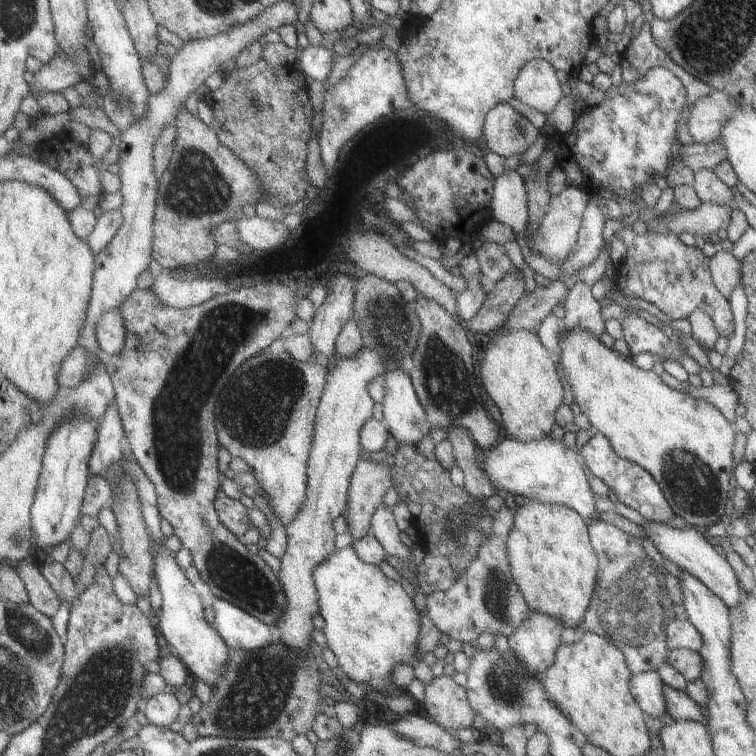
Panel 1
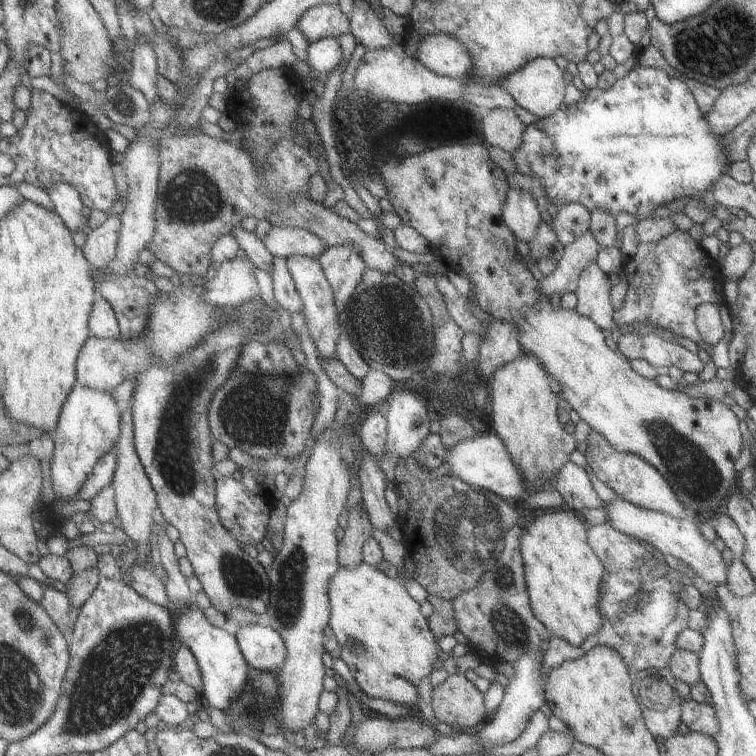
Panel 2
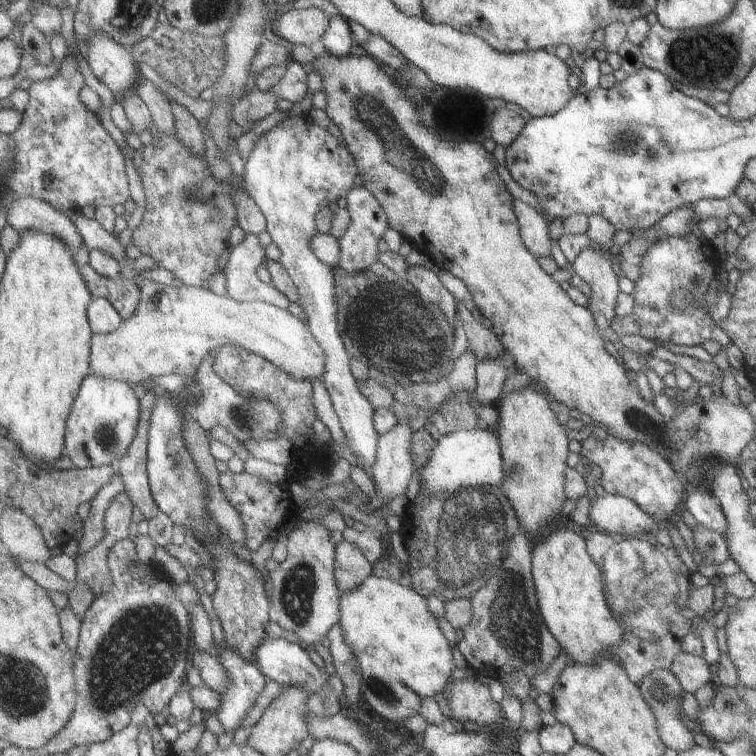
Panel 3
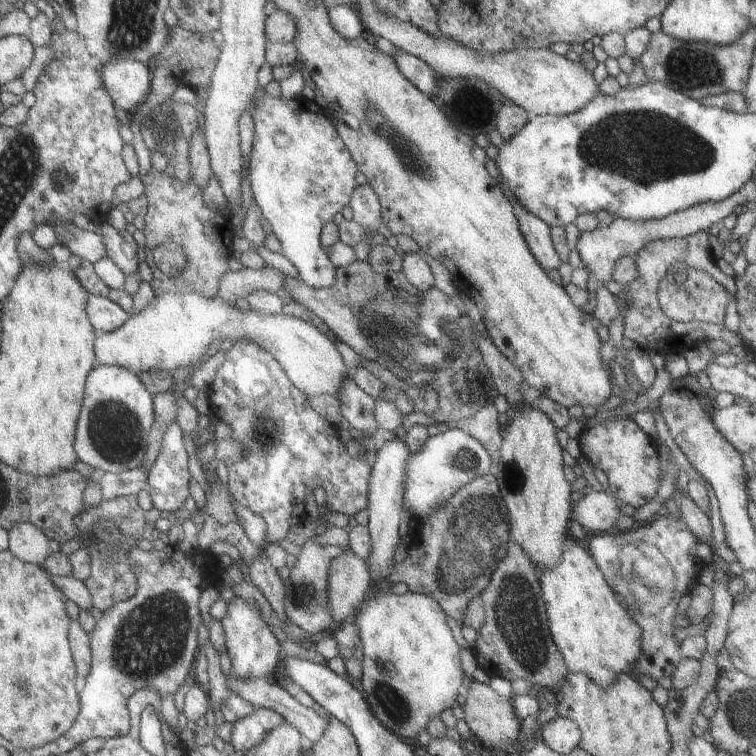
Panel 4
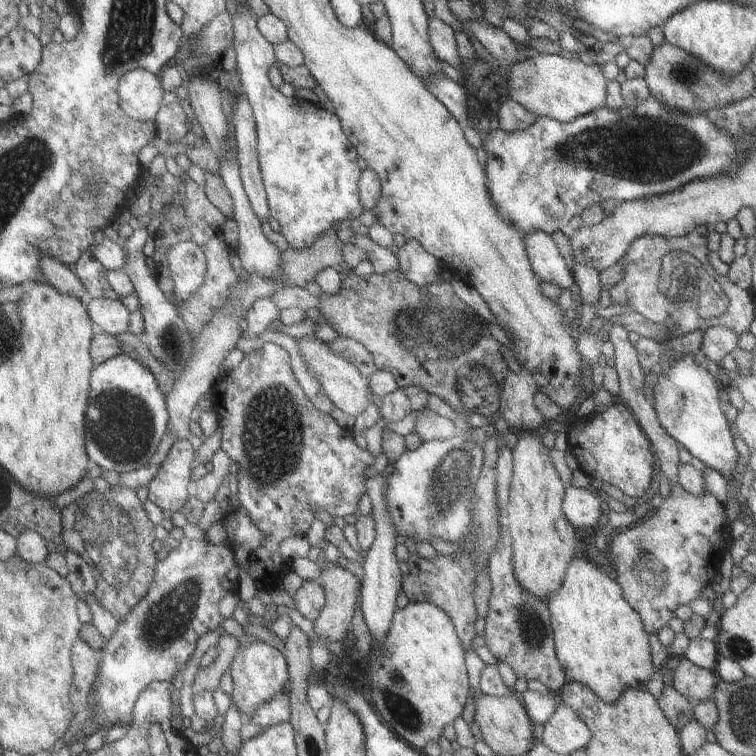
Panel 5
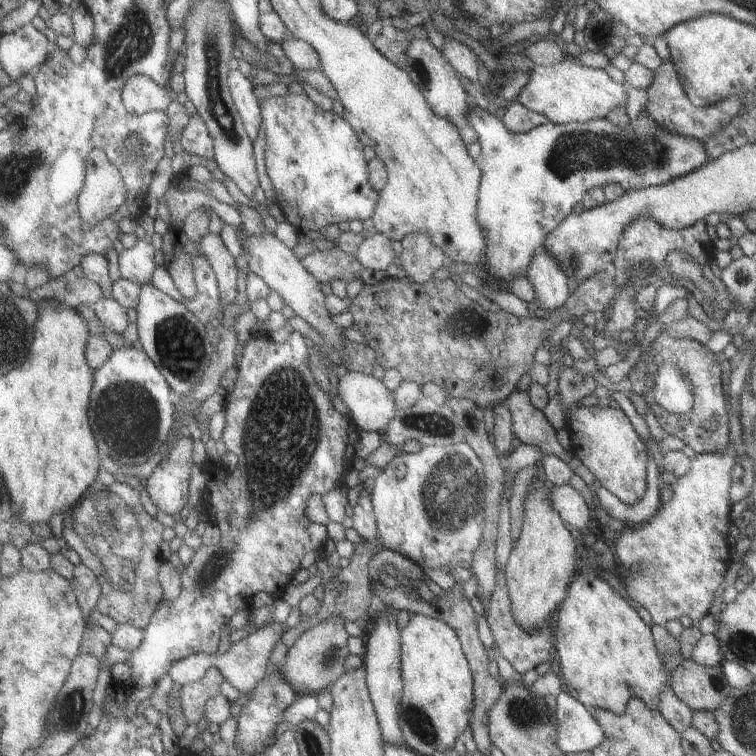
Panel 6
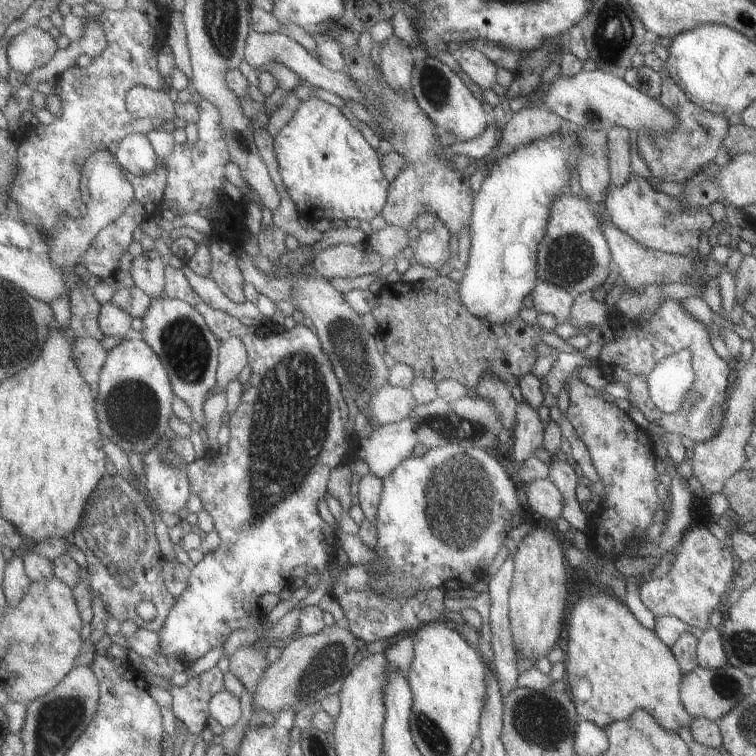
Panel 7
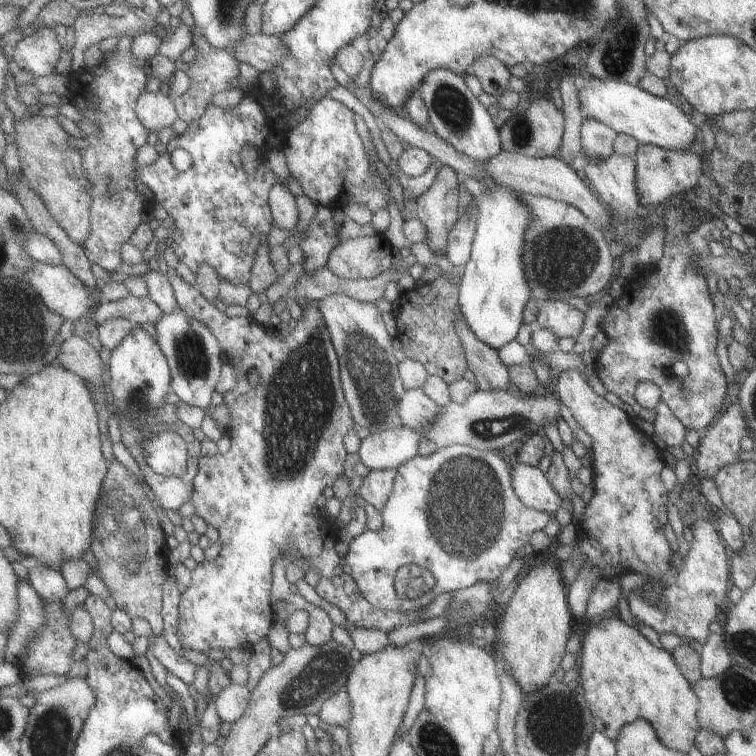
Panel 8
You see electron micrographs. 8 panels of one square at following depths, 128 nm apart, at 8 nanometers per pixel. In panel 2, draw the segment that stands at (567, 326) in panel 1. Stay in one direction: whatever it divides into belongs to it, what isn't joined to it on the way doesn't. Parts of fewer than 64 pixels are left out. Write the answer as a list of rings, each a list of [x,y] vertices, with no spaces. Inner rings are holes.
[[[591,262],[581,270],[573,292],[577,299],[574,312],[591,320],[597,329],[613,328],[614,323],[615,313],[608,298],[611,286],[605,278],[607,274],[602,273],[595,262]]]

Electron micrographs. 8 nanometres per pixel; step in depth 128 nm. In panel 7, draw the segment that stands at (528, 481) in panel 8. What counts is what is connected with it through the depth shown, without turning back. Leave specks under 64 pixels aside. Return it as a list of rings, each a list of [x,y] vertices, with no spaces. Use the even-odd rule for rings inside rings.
[[[547,478],[531,482],[524,491],[533,514],[553,521],[560,517],[564,501],[561,492]]]

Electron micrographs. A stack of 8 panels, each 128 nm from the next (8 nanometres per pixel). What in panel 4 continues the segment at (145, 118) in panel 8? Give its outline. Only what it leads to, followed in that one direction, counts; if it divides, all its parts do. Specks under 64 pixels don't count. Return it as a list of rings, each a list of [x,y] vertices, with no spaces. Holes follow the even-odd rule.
[[[122,57],[112,59],[102,68],[102,80],[124,117],[146,102],[151,93],[152,78],[150,65]]]

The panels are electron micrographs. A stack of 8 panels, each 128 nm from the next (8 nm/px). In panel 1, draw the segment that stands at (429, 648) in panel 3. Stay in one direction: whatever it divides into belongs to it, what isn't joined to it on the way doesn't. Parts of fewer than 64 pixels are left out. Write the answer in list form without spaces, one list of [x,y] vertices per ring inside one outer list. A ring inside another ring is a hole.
[[[348,546],[335,550],[325,563],[314,569],[315,587],[318,589],[318,604],[321,605],[320,615],[324,619],[323,636],[332,653],[338,660],[338,668],[349,680],[355,683],[367,683],[374,690],[391,689],[393,670],[400,663],[415,666],[422,658],[417,648],[417,628],[420,617],[411,602],[411,598],[403,592],[400,581],[385,578],[377,565],[361,560],[353,547]]]

